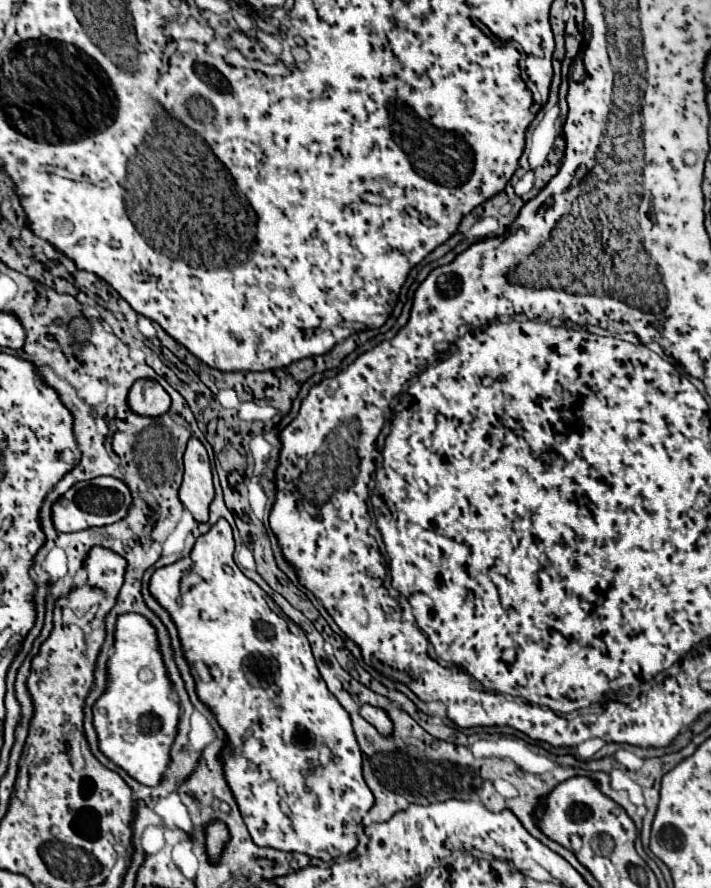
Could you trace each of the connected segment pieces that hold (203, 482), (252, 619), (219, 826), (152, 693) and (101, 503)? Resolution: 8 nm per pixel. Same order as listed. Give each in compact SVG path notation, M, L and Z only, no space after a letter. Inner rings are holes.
M197 437L189 439L183 459L185 459L185 473L179 489L179 499L197 521L207 521L209 505L215 497L213 469L207 449Z
M219 519L209 533L197 537L197 543L193 547L193 551L175 561L173 565L161 567L153 573L149 589L155 595L155 599L171 613L177 629L179 629L179 637L185 649L185 657L187 661L193 665L197 661L203 661L213 679L209 683L199 683L201 687L197 687L197 695L199 699L211 707L211 711L215 713L219 725L225 729L228 741L235 753L231 756L224 756L223 769L225 779L239 803L243 821L253 837L253 841L259 847L273 847L279 851L297 851L297 853L305 853L309 857L317 857L323 861L331 861L333 857L339 855L349 855L351 851L355 851L355 847L359 845L359 837L357 837L357 827L361 825L363 817L367 815L367 811L373 805L373 793L369 789L357 787L355 785L355 777L353 777L353 787L347 787L347 779L351 783L351 775L359 771L362 774L362 753L356 740L349 713L341 707L341 703L337 701L335 695L327 689L327 683L323 681L315 657L311 653L311 645L305 637L305 633L301 635L293 635L289 631L289 625L283 617L279 617L275 611L269 609L265 597L267 593L249 577L243 575L243 571L237 567L235 559L233 559L233 551L235 551L235 541L233 541L233 529L225 519ZM195 571L201 577L201 583L193 585L191 591L187 593L185 601L179 605L179 583L181 579ZM319 735L343 735L349 737L349 747L339 751L337 761L333 759L331 765L327 767L317 767L311 775L309 775L309 789L313 783L313 775L321 777L323 783L323 769L325 769L325 783L317 783L319 787L313 785L313 789L317 789L317 793L321 793L323 789L337 789L341 791L341 805L335 805L337 811L333 815L333 811L319 811L317 809L307 809L301 807L301 799L297 793L301 793L303 789L303 771L309 771L310 766L319 763L319 747L326 746ZM279 755L295 755L297 757L297 791L287 791L283 779L279 777L279 773L275 773L275 769L279 769ZM349 791L349 809L345 811L345 793ZM281 802L286 802L291 810L291 817L287 817L281 811Z
M213 821L207 827L207 853L211 859L217 859L217 855L221 853L221 847L225 845L225 841L229 839L227 827L221 821Z
M129 613L121 615L117 619L117 631L115 631L115 651L109 659L109 687L101 699L93 705L93 723L99 735L99 747L101 751L121 769L125 769L133 779L137 779L143 785L155 787L161 783L169 763L171 763L171 745L177 737L177 725L179 725L179 713L181 707L177 701L173 701L173 683L169 679L169 673L163 663L163 655L159 649L157 629L149 623L147 617Z
M95 477L89 481L75 483L55 505L53 505L53 523L57 531L73 533L73 531L83 531L87 527L103 527L117 523L127 517L129 509L133 505L131 489L127 483L115 477Z

